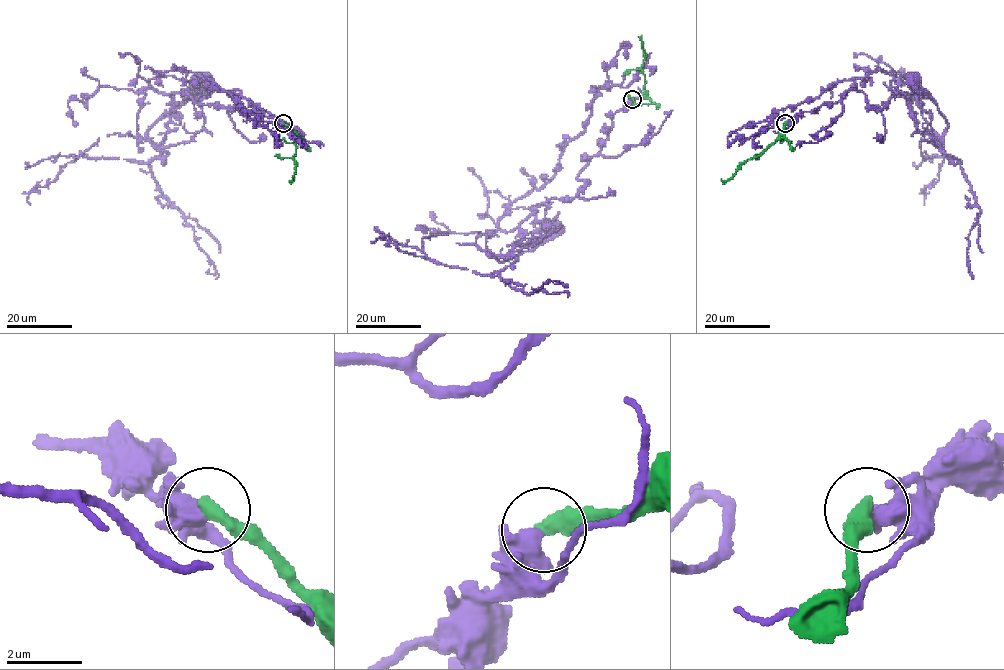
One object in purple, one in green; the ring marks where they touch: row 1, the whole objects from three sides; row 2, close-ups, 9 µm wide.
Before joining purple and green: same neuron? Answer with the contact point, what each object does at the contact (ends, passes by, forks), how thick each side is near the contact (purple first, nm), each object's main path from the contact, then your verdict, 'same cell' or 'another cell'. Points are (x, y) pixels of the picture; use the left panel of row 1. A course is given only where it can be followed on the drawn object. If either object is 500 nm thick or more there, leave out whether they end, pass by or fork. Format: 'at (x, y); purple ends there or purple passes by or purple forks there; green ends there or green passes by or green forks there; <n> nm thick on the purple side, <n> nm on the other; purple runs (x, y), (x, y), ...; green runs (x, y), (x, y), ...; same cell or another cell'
at (283, 123); 550 nm thick on the purple side, 460 nm on the other; purple runs (282, 123), (238, 90), (228, 108), (174, 92), (166, 138), (153, 143), (148, 130), (202, 78); green runs (283, 123), (295, 136), (293, 179); another cell

